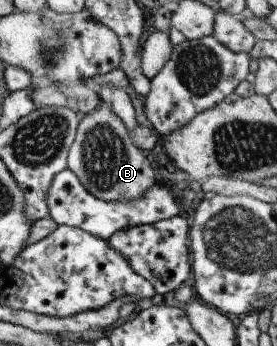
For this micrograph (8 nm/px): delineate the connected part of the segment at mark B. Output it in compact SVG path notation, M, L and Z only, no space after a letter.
M104 103L94 112L81 116L66 165L93 197L105 202L137 201L158 182L149 157L136 147L123 121Z

